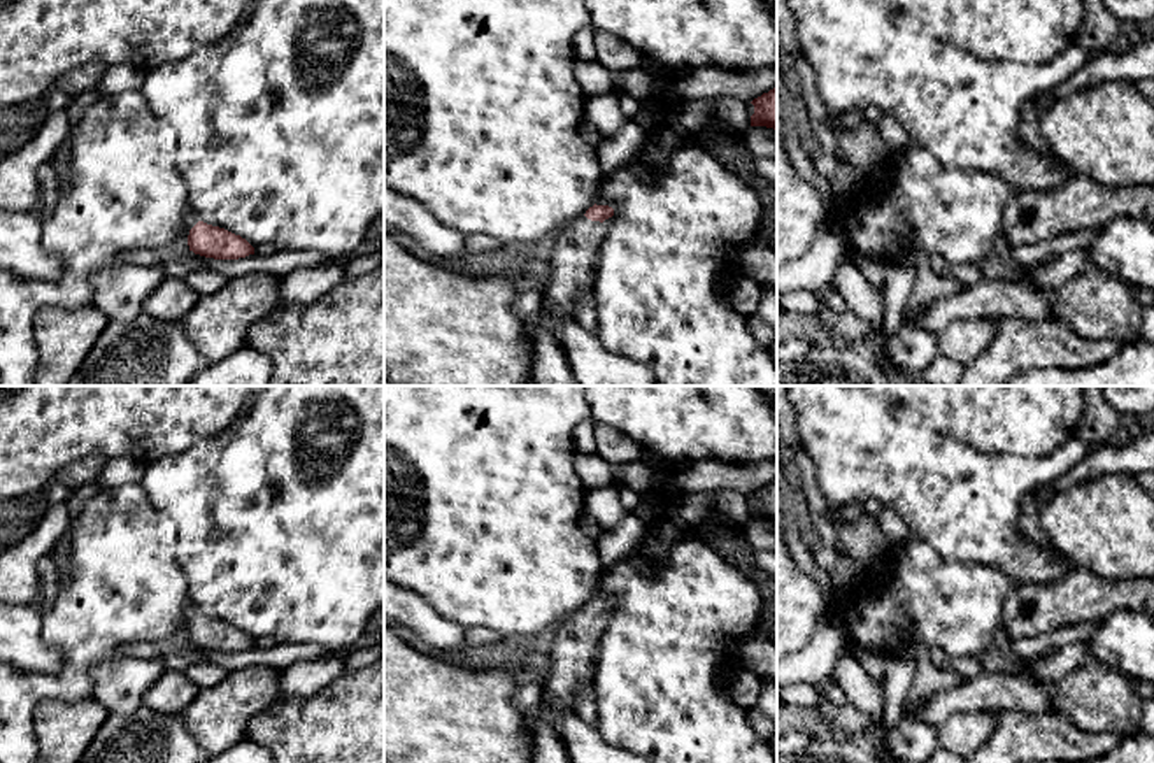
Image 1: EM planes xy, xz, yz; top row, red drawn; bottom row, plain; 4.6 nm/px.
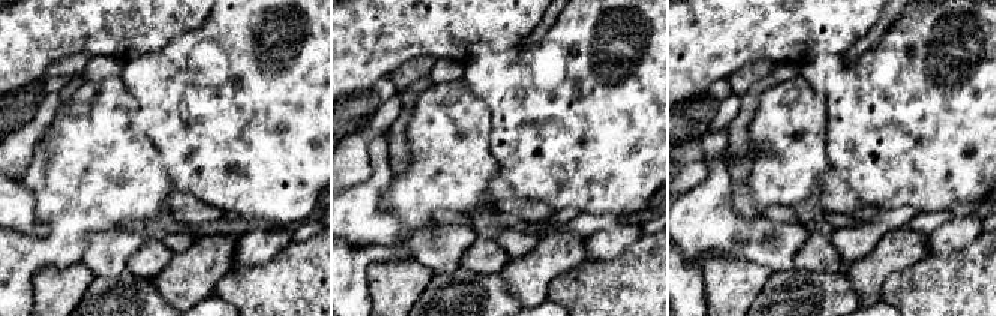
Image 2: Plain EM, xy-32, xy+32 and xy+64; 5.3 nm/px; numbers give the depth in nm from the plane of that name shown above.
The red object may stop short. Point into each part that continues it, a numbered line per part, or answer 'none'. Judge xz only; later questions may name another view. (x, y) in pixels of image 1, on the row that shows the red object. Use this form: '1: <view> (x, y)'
1: xz (572, 255)

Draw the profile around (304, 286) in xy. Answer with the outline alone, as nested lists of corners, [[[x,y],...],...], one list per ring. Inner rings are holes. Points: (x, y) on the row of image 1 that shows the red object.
[[[323,260],[281,277],[281,305],[310,305],[345,279],[344,260]]]

